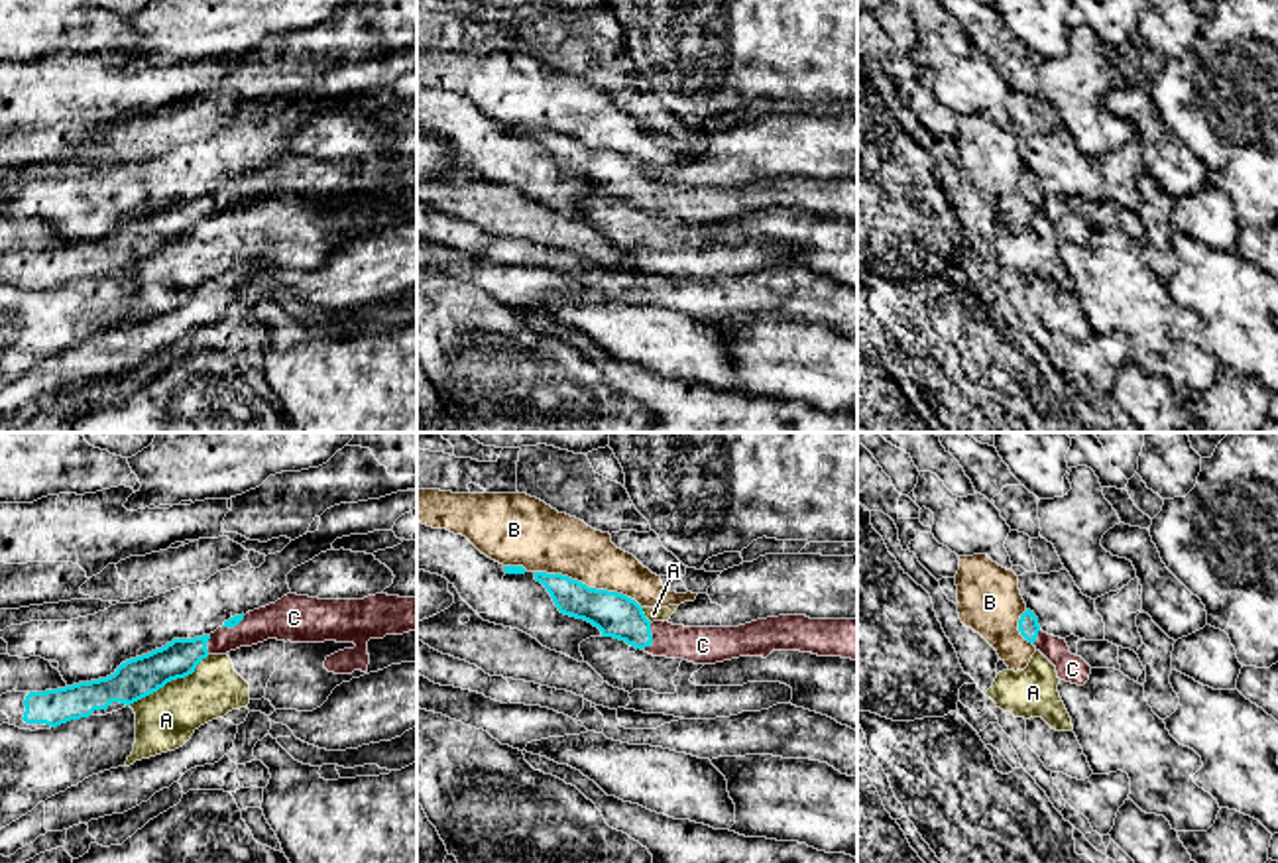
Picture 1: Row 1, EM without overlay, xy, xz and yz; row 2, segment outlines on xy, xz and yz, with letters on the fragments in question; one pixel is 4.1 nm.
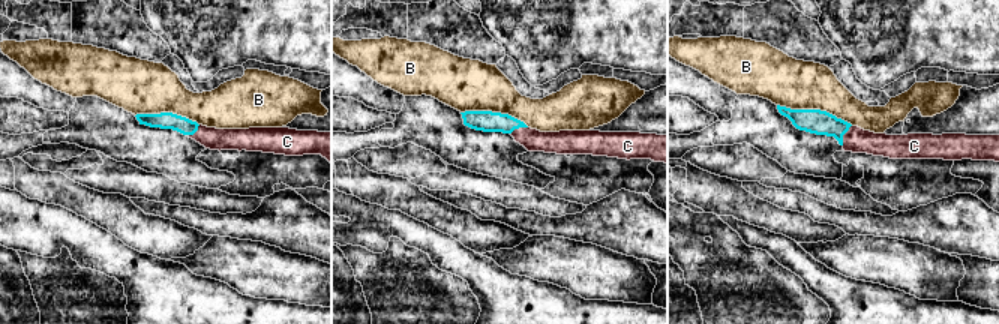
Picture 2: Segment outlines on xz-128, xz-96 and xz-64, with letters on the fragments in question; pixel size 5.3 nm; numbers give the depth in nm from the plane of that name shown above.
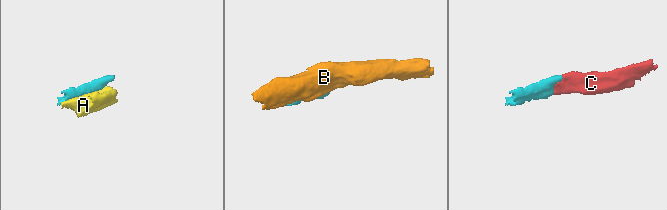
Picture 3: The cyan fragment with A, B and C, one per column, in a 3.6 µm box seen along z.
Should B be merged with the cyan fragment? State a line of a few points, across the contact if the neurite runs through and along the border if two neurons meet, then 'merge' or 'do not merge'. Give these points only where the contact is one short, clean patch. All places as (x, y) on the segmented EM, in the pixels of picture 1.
do not merge

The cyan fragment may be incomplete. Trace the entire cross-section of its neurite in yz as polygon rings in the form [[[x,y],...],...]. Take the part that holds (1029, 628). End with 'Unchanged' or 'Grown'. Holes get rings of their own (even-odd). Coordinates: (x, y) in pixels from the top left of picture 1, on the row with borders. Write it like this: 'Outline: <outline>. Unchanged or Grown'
Outline: [[[1026,609],[1020,615],[1018,631],[1056,666],[1060,680],[1077,686],[1083,686],[1089,680],[1091,666],[1081,657],[1070,653],[1066,639],[1044,633],[1034,611]]]. Grown

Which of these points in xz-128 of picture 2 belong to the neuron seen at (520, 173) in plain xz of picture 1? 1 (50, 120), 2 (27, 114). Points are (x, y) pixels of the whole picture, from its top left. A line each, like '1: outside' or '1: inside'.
1: outside
2: outside

